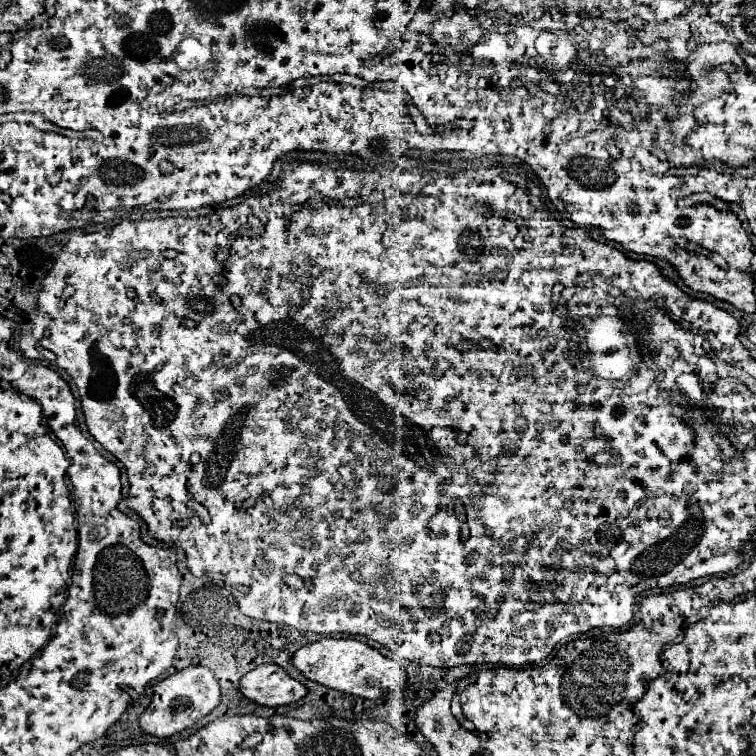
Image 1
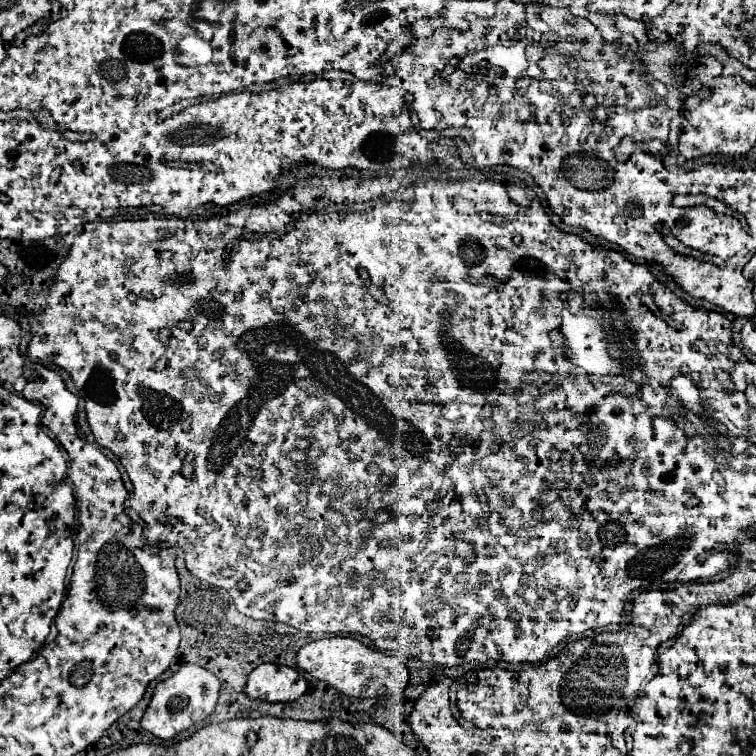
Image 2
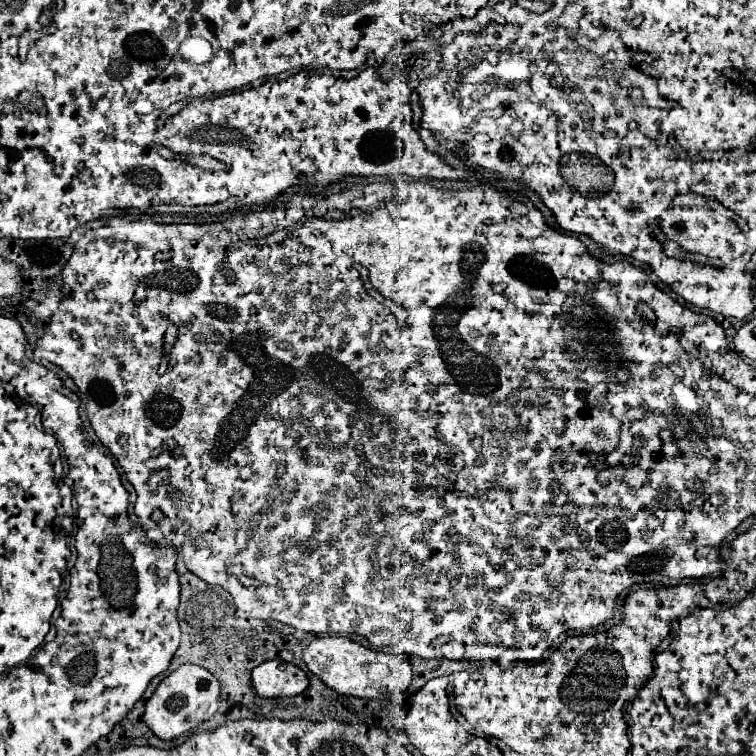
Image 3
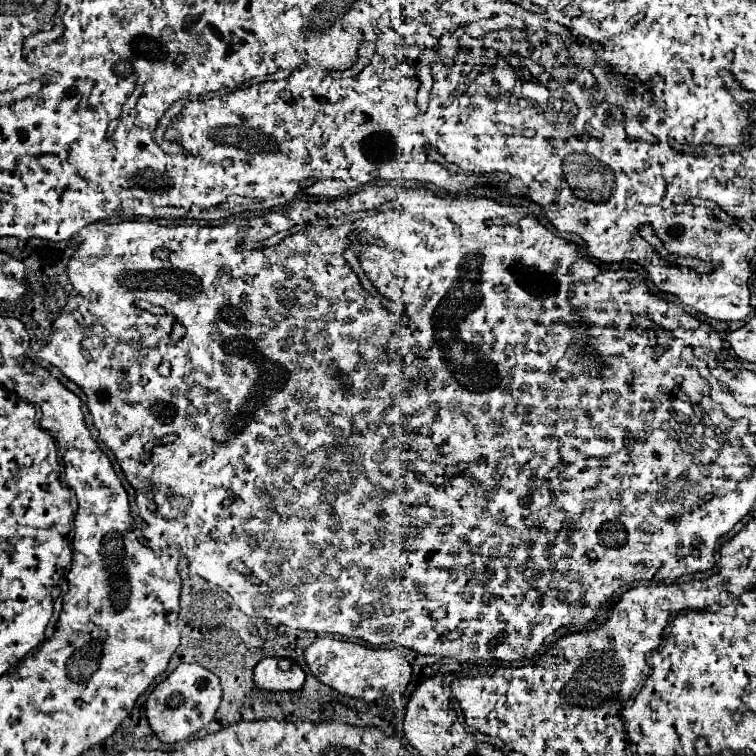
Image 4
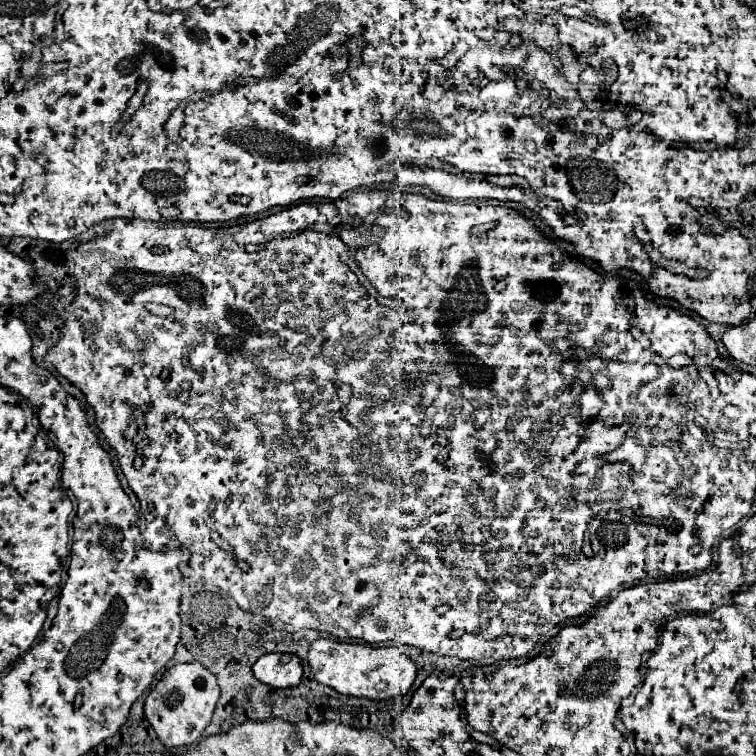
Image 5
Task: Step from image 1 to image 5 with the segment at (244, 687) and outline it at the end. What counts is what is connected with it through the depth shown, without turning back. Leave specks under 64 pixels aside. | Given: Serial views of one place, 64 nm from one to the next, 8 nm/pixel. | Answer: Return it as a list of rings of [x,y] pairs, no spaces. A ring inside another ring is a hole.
[[[272,652],[272,654],[262,654],[252,670],[254,676],[274,688],[292,688],[298,686],[302,680],[302,666],[300,666],[300,658],[298,656],[290,656],[286,662],[282,662],[284,654]]]

